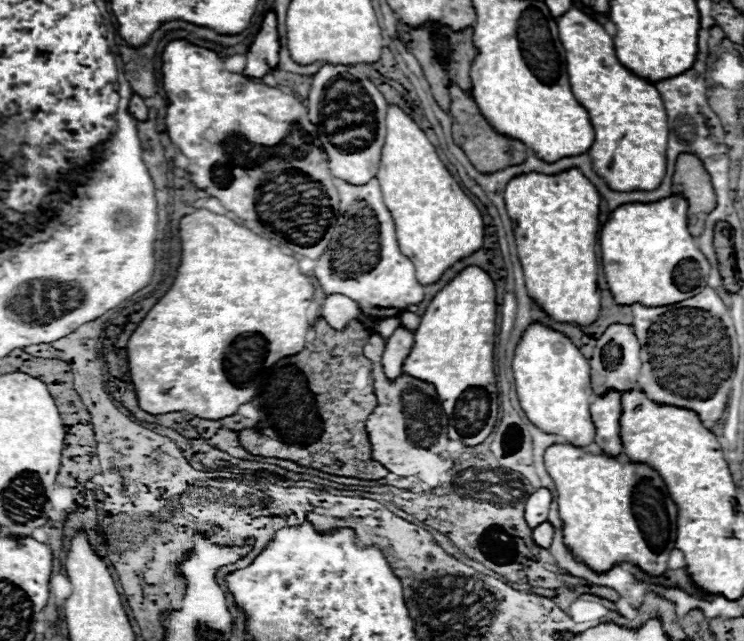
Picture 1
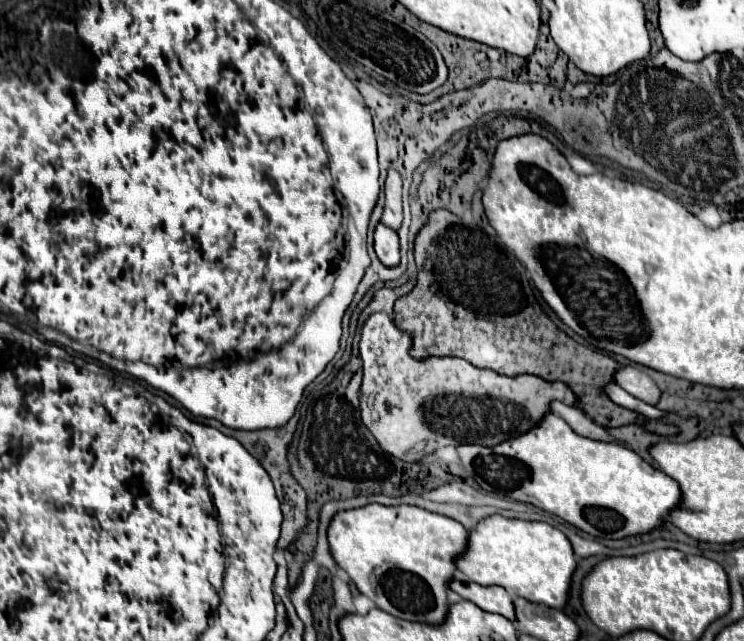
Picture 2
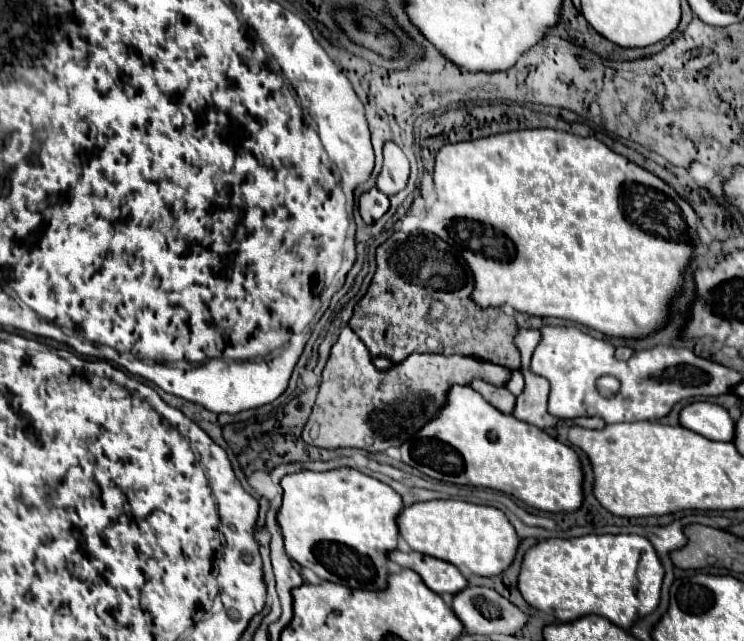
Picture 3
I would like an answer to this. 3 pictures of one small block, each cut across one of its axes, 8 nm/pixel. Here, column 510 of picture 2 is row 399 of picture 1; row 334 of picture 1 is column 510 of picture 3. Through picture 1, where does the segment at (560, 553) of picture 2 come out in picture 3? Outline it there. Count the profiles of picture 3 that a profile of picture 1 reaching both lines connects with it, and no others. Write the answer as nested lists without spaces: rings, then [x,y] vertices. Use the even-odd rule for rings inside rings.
[[[430,500],[404,508],[398,516],[400,536],[412,550],[450,562],[458,568],[468,568],[478,576],[498,576],[514,560],[520,538],[506,518],[494,506],[480,506],[460,500]]]

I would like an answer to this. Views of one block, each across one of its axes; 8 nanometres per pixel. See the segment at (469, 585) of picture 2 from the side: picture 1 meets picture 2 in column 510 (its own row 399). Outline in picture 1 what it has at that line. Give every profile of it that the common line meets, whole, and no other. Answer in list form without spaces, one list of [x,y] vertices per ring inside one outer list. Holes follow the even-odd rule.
[[[608,392],[590,406],[590,414],[596,426],[596,444],[608,456],[622,454],[622,440],[620,440],[620,416],[622,416],[622,402],[618,392]]]

